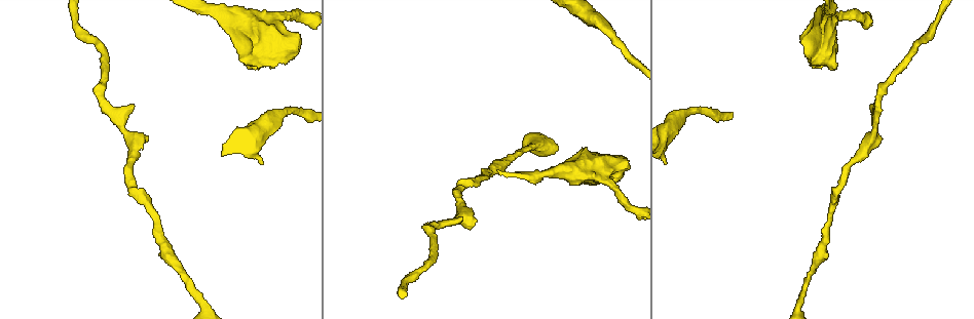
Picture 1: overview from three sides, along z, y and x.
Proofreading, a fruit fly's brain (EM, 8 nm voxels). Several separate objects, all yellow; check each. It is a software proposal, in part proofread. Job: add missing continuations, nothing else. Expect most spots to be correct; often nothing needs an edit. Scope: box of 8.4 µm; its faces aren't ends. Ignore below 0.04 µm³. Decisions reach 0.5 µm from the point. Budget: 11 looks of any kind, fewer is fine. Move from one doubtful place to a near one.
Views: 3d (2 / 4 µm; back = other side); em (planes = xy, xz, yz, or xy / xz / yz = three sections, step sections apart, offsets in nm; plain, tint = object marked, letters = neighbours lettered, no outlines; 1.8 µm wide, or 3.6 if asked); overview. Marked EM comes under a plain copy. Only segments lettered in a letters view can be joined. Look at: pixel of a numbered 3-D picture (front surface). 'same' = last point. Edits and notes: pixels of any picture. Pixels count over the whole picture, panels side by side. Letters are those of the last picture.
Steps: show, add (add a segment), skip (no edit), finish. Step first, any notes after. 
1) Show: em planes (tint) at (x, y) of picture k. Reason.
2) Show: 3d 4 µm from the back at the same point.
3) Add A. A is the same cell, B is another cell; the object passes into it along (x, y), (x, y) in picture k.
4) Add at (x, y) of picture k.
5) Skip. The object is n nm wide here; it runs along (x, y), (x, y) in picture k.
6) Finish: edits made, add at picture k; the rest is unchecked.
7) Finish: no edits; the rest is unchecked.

Show: em 3.6 µm xz step 4 (letters) at (602, 25) of picture 1. Calibre changes.

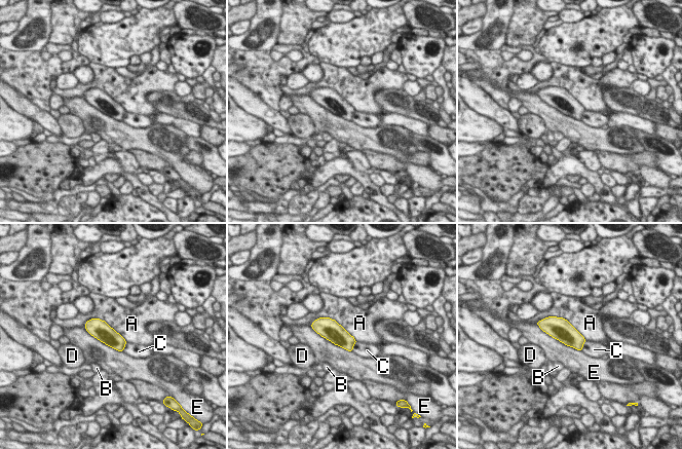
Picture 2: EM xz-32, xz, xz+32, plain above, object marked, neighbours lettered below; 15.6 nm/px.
Skip. A, B, C, D and E are other cells; a border runs along (539, 326), (553, 337), (581, 351) in picture 2; none of them fits.

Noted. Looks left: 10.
Show: em 3.6 µm xy step 8 (tint) at (272, 65) of picture 1. Thick end.

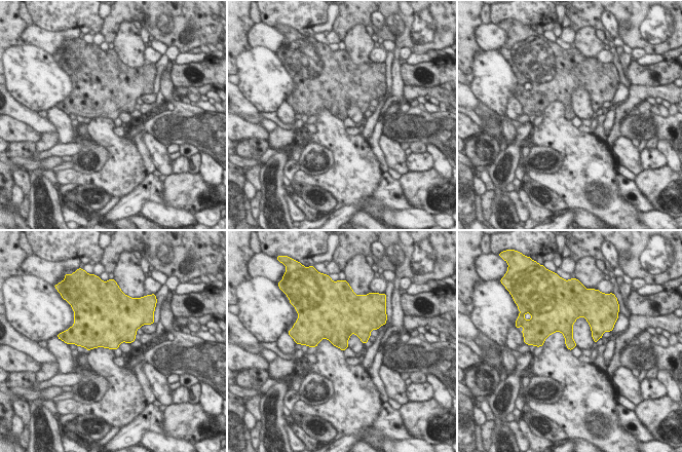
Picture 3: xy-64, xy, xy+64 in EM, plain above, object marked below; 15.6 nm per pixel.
Show: em 3.6 µm planes (letters) at the same point. Cut it another way.

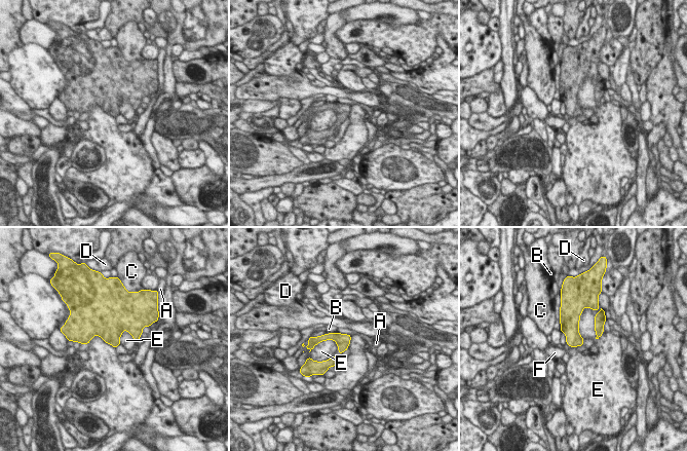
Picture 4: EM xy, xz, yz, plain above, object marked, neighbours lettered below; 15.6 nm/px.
Skip. The longest contact is with E, 380 nm; A, B, C, D, E and F are other cells; a border runs along (594, 316), (594, 330), (598, 339) in picture 4; no lettered segment goes on from it.

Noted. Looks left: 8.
Show: 3d 4 µm from the back at (134, 105) of picture 1. Free end.

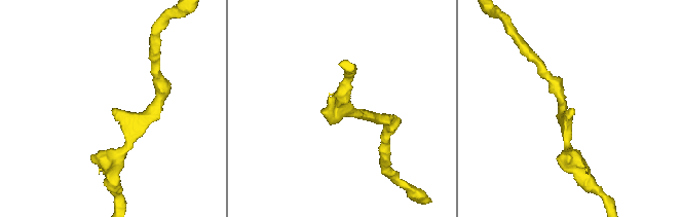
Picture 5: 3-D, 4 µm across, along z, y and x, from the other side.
Show: em xz step 8 (letters) at (574, 109) of picture 5. Shape alone is not enough.

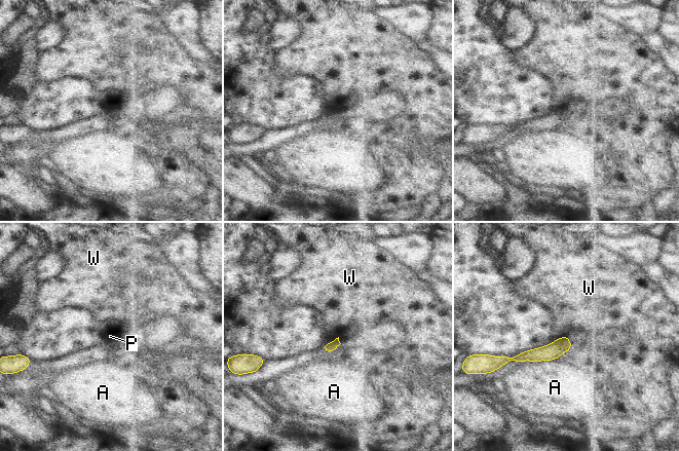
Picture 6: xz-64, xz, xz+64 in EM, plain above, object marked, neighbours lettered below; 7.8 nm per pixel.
Skip. The longest contact is with A, 240 nm; A, P and W are other cells; a border runs along (562, 335), (565, 335), (572, 343) in picture 6; no lettered segment goes on from it.

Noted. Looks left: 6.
Show: em xy step 8 (tint) at (202, 305) of picture 1. Thick turns thin.

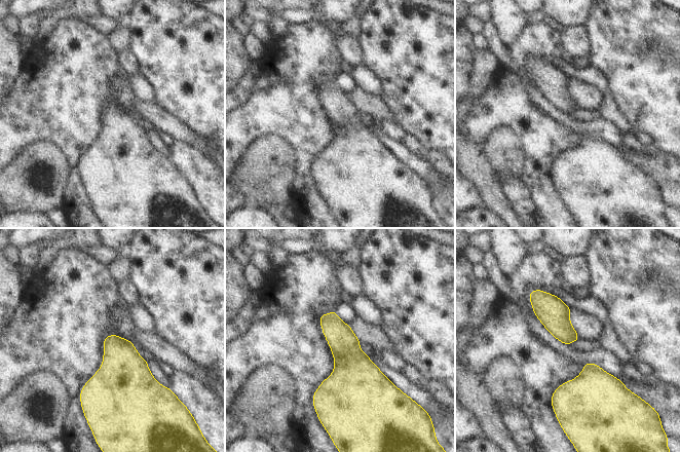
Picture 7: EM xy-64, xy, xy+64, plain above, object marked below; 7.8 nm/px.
Show: em planes (tint) at the same point. Another direction.

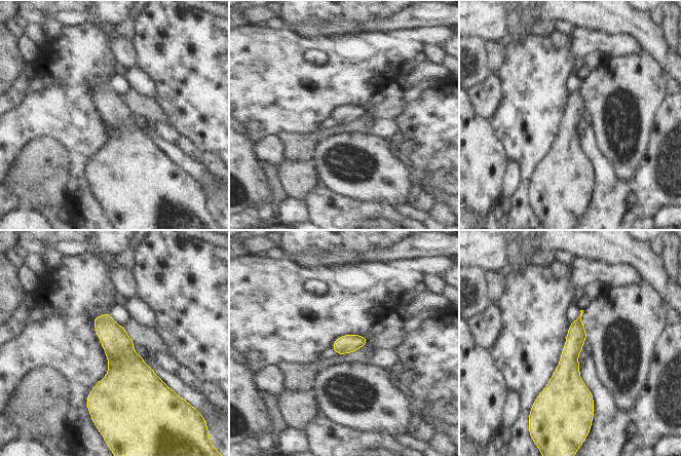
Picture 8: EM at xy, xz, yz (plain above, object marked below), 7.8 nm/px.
Show: em planes (letters) at the same point.

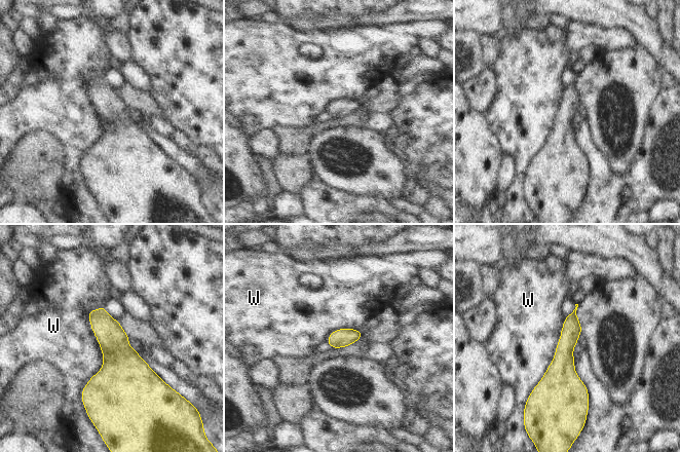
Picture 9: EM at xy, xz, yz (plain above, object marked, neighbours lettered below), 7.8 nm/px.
Skip. The object is 140 nm wide here; W is another cell; a border runs along (103, 305), (83, 406) in picture 9; none of them fits.

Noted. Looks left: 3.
Finish: no edits; the rest is unchecked.

